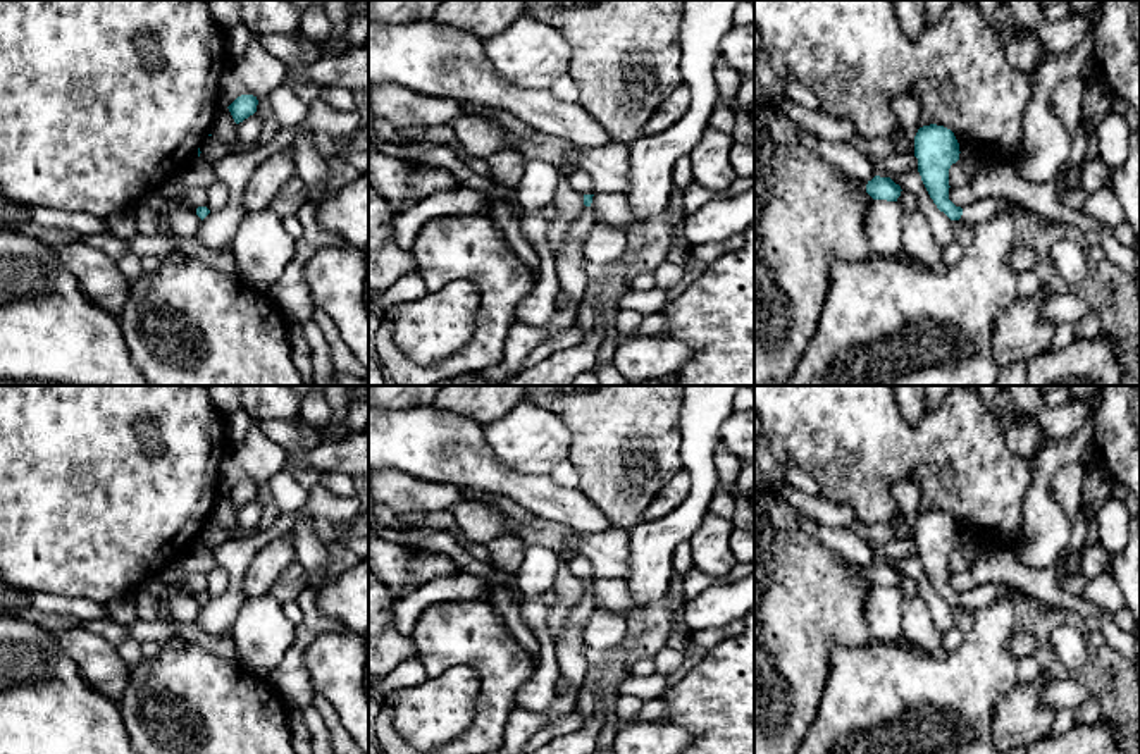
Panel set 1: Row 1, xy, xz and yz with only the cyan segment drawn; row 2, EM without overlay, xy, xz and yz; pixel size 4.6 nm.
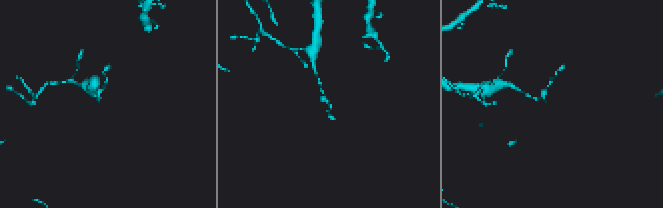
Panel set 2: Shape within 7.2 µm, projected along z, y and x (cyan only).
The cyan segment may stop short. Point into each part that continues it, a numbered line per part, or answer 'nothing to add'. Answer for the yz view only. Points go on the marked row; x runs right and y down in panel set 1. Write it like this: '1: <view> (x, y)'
1: yz (982, 209)

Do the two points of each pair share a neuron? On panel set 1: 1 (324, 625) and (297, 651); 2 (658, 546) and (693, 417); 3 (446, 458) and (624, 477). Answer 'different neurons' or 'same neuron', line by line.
1: same neuron
2: same neuron
3: different neurons

